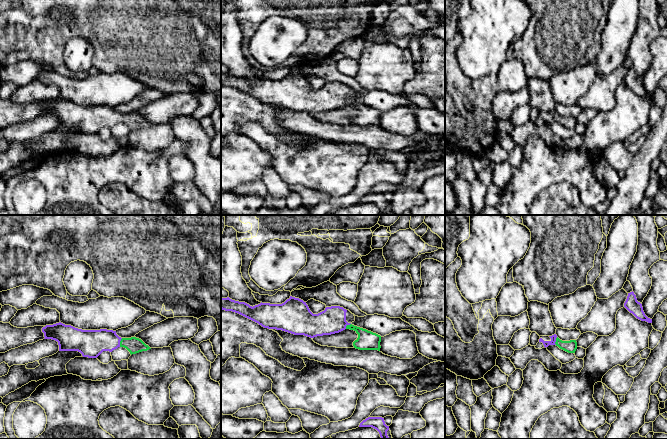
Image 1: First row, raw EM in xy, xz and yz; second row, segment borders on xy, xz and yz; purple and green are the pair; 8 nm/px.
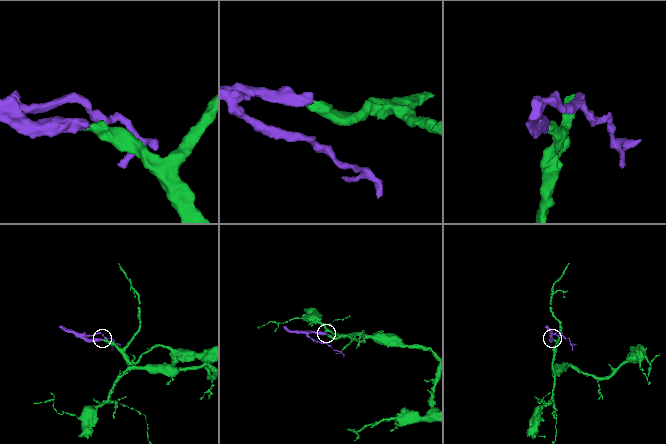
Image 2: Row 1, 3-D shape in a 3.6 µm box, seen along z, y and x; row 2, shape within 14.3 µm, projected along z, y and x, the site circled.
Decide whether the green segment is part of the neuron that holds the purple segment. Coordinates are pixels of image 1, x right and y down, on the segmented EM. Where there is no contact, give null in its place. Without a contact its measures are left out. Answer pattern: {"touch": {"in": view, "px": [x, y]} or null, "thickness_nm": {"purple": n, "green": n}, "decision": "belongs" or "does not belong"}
{"touch": {"in": "xy", "px": [119, 342]}, "thickness_nm": {"purple": 220, "green": 130}, "decision": "belongs"}

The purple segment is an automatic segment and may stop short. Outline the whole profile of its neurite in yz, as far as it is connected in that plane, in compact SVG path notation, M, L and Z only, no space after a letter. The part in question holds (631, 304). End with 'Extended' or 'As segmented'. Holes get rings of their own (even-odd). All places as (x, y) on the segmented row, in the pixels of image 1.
M634 292L628 293L627 299L624 303L624 307L632 313L637 319L641 321L646 321L648 323L652 323L652 319L648 318L644 311L642 304L637 301L636 295Z. As segmented

